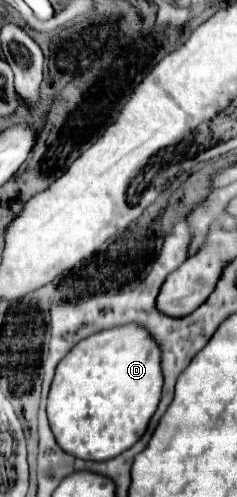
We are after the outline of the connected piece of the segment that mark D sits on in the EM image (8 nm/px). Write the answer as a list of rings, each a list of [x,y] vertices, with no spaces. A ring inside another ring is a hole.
[[[120,325],[94,333],[76,343],[58,363],[48,395],[48,421],[58,445],[80,459],[108,461],[130,449],[146,431],[162,395],[164,375],[160,367],[160,347],[140,325]]]

